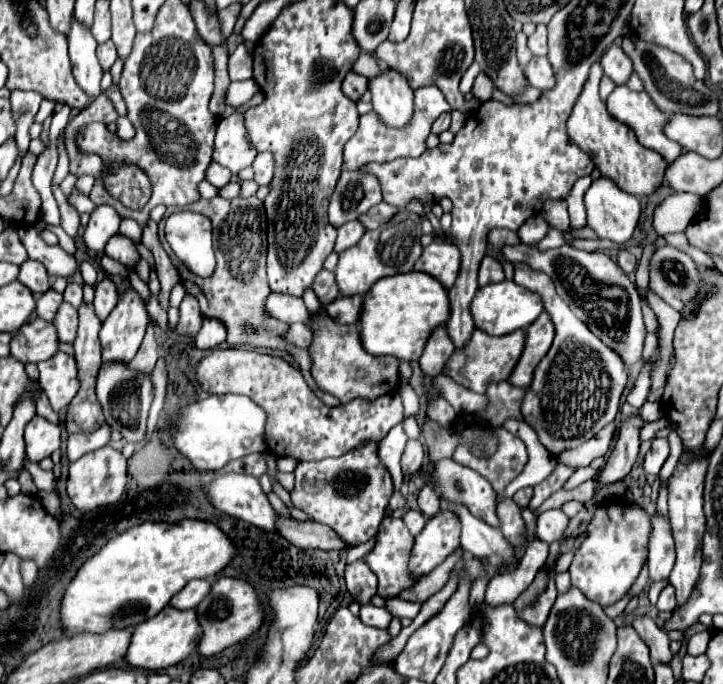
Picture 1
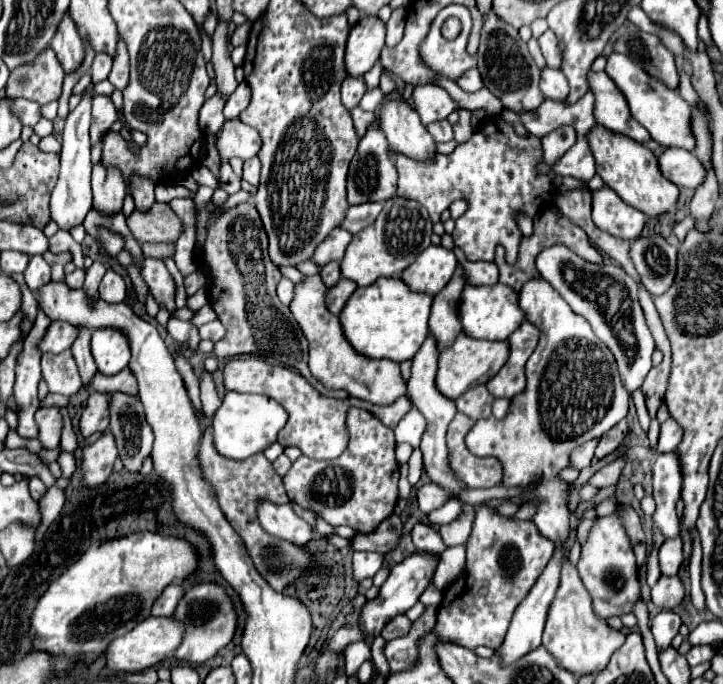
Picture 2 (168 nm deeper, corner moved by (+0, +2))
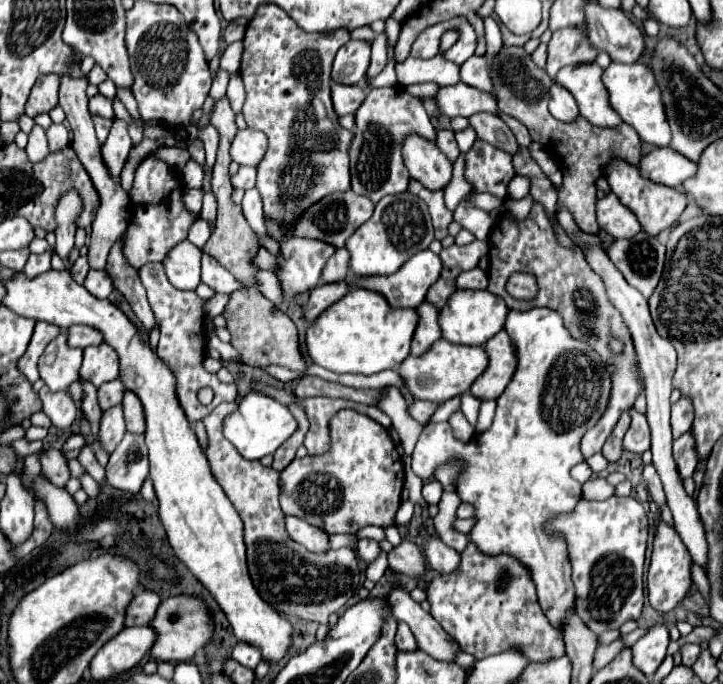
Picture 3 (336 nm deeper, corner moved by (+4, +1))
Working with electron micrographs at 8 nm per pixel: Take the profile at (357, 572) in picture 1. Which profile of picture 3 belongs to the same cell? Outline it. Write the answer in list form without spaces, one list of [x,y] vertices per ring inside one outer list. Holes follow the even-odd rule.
[[[363,539],[363,541],[359,541],[359,545],[357,545],[357,557],[359,557],[361,561],[365,561],[365,563],[373,563],[373,561],[379,557],[379,553],[381,553],[381,549],[379,549],[377,541]]]

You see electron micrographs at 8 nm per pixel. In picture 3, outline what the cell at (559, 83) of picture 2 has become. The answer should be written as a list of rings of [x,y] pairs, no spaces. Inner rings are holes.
[[[559,83],[551,85],[551,99],[549,99],[549,113],[559,121],[573,121],[579,111],[573,95]]]

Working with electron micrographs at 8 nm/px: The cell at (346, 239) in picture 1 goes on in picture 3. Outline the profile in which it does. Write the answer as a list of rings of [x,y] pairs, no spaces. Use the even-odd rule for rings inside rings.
[[[295,237],[283,241],[281,243],[283,259],[279,257],[281,271],[277,273],[277,277],[281,279],[285,301],[291,301],[297,293],[317,287],[321,269],[335,251],[337,249],[331,243],[319,239]]]

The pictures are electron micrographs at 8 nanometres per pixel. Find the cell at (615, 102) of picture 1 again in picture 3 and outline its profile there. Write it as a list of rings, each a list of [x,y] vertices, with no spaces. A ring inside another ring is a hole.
[[[595,63],[563,67],[557,73],[557,81],[565,85],[579,105],[579,113],[597,127],[617,127],[621,117],[613,111],[609,103],[609,93],[601,83],[601,67]]]

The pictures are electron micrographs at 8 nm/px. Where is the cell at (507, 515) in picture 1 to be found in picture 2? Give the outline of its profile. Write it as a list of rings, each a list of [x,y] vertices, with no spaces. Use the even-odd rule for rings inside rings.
[[[455,414],[447,430],[449,468],[455,478],[465,482],[467,488],[491,488],[501,484],[501,464],[495,458],[473,456],[465,446],[465,434],[473,428],[475,420],[465,414]]]

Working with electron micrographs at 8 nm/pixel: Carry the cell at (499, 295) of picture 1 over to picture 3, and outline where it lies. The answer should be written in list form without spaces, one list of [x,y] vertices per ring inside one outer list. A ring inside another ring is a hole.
[[[457,289],[439,313],[439,327],[443,331],[443,339],[447,339],[449,343],[485,345],[491,337],[495,337],[505,327],[507,313],[509,313],[509,309],[507,309],[505,301],[487,289],[483,289],[483,291]]]

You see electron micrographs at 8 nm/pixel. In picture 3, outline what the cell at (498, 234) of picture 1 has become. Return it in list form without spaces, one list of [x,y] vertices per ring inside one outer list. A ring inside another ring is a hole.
[[[535,203],[529,217],[523,223],[511,223],[501,219],[491,235],[489,235],[489,291],[495,295],[501,295],[509,309],[527,311],[531,307],[549,307],[561,313],[565,327],[575,339],[585,339],[599,355],[609,363],[609,371],[613,371],[613,399],[609,401],[609,407],[605,415],[599,419],[595,427],[591,427],[583,441],[581,441],[581,453],[583,457],[591,457],[593,453],[599,453],[605,439],[611,435],[619,415],[629,409],[635,403],[635,397],[639,393],[639,371],[635,367],[637,357],[633,351],[633,341],[629,339],[629,331],[619,315],[619,311],[609,303],[603,287],[601,275],[597,275],[587,259],[581,247],[563,247],[557,241],[553,221],[547,215],[545,207],[541,203]],[[513,273],[531,273],[537,279],[537,295],[531,301],[515,299],[507,293],[505,285]]]

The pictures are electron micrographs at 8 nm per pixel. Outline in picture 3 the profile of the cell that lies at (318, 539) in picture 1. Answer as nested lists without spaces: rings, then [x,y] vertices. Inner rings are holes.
[[[405,539],[387,553],[387,561],[393,571],[401,571],[409,577],[421,577],[425,571],[425,559],[421,555],[421,549]]]

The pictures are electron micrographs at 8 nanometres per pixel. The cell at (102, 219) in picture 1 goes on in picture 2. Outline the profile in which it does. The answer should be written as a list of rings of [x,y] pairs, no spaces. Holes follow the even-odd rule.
[[[97,162],[93,166],[93,206],[105,214],[121,210],[127,186],[119,168]]]

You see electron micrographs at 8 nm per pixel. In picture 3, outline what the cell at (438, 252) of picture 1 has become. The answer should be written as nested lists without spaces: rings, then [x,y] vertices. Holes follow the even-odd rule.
[[[425,249],[409,263],[401,267],[401,271],[395,271],[393,275],[377,275],[377,279],[357,279],[357,275],[347,275],[345,281],[357,283],[359,287],[379,291],[387,297],[389,303],[395,307],[419,307],[427,295],[427,289],[437,281],[441,275],[441,259],[433,251]]]

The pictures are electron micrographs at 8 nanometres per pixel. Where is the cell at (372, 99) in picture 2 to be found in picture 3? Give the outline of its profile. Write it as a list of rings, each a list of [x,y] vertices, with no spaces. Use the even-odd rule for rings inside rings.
[[[393,57],[390,61],[388,61],[389,65],[377,75],[377,77],[373,77],[371,81],[369,81],[369,85],[365,85],[367,89],[375,89],[375,87],[393,87],[393,85],[397,85],[397,79],[395,79],[395,65],[396,61]]]

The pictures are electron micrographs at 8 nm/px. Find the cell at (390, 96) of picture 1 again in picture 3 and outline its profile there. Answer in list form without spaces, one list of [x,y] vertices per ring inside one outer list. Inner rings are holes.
[[[411,133],[401,147],[405,167],[409,175],[417,179],[427,189],[443,189],[451,179],[451,161],[439,151],[439,147],[421,137]]]

